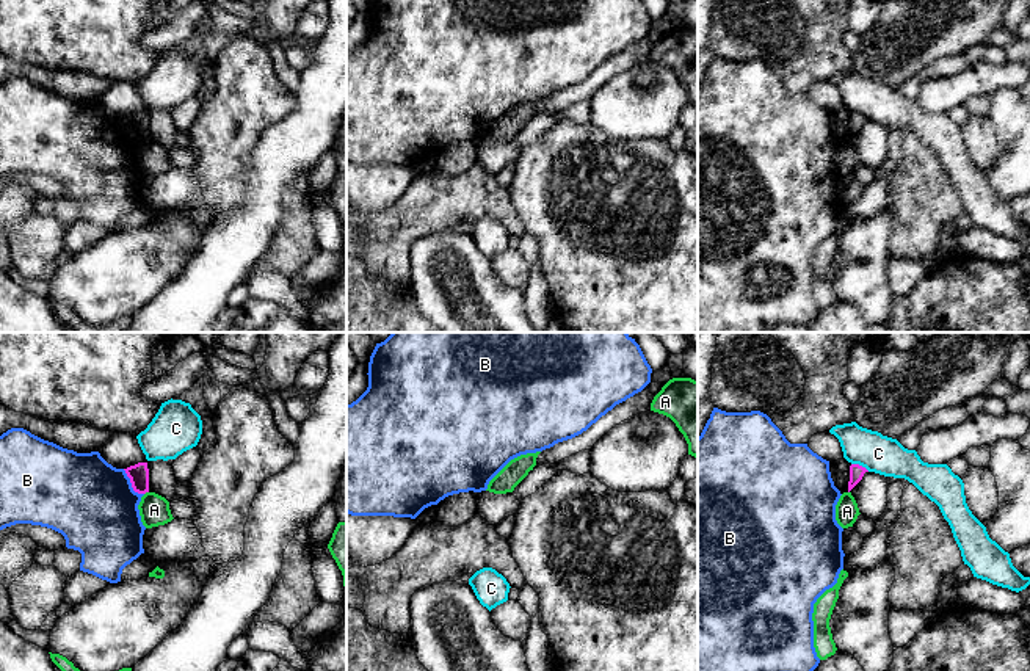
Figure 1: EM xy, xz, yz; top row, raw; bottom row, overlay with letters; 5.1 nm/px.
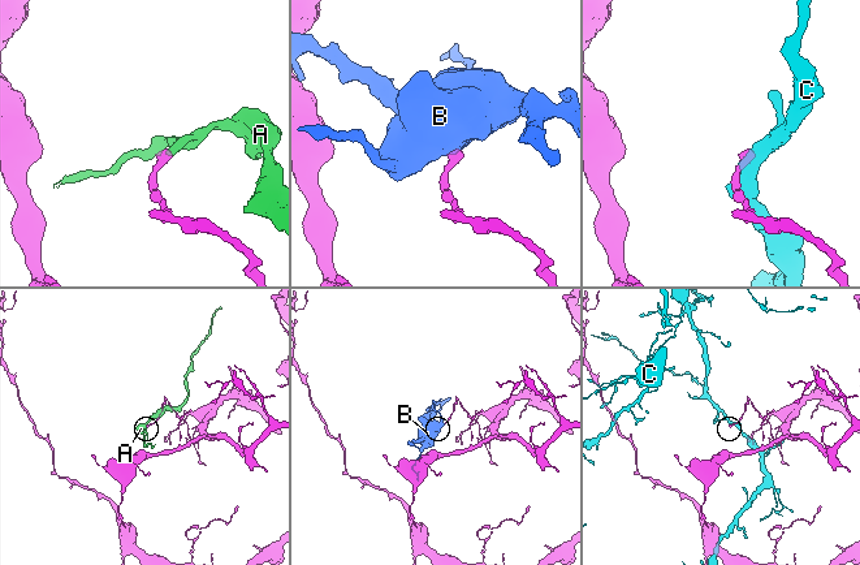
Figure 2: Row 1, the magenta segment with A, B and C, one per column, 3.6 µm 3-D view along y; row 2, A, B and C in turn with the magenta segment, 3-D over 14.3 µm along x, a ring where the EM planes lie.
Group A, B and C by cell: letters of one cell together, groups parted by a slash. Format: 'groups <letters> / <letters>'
groups A / B / C

